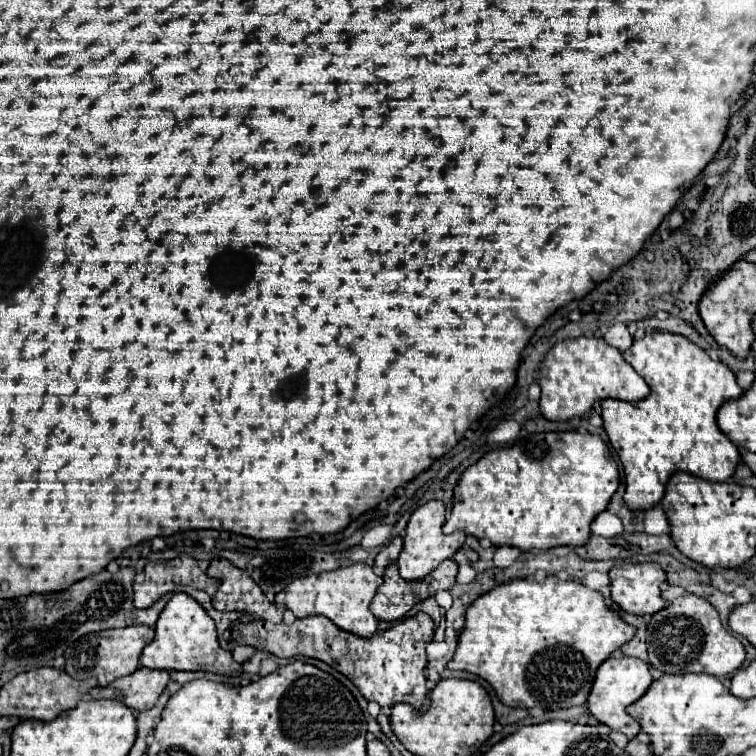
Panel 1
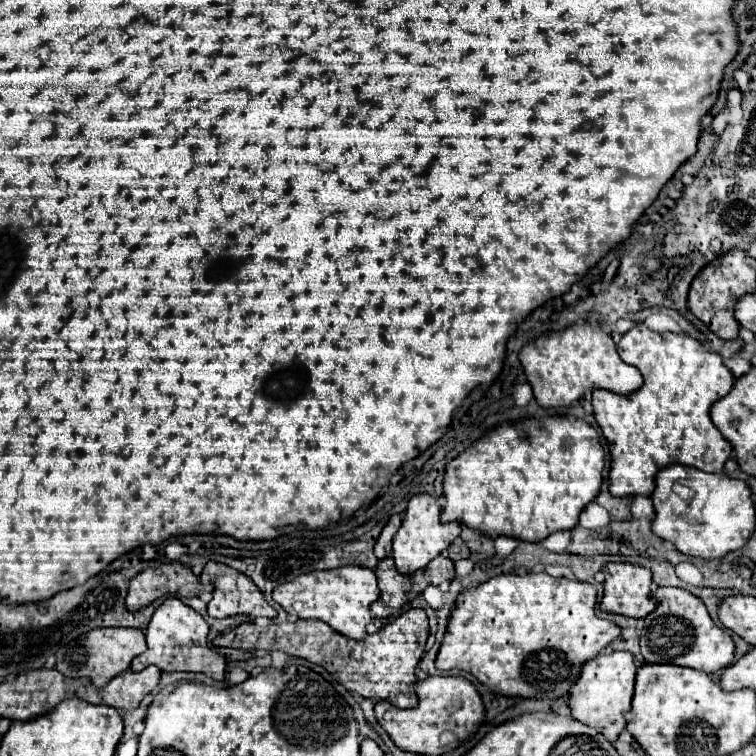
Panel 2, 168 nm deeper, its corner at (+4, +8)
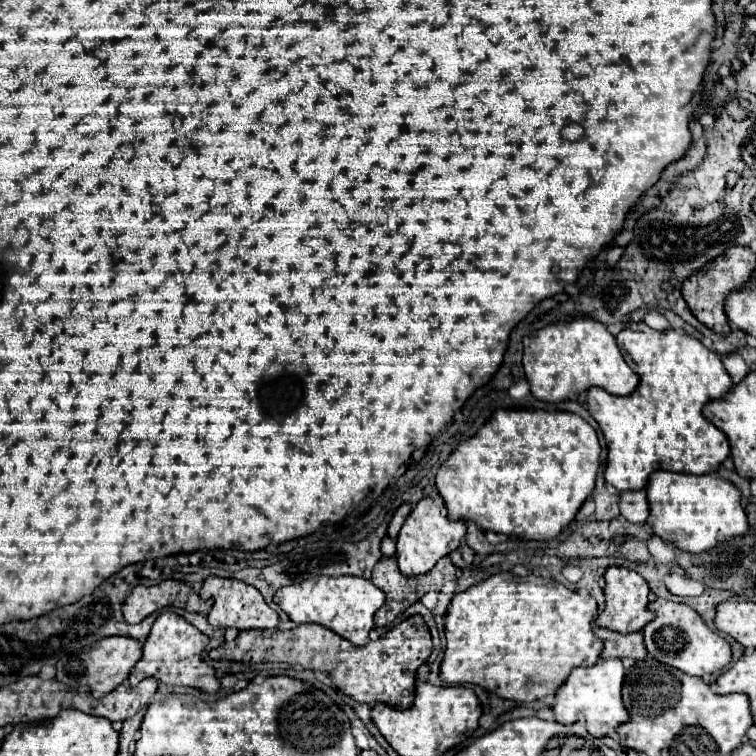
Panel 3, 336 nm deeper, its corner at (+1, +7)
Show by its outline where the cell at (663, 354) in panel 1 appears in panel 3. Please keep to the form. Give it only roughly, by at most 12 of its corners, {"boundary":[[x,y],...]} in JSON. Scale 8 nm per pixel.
{"boundary":[[674,329],[616,341],[640,385],[588,389],[606,483],[714,473],[730,443],[702,409],[732,389]]}

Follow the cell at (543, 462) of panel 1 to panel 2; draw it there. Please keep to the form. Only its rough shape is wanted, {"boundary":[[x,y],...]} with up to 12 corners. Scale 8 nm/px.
{"boundary":[[581,418],[503,422],[445,466],[455,520],[577,526],[605,452]]}

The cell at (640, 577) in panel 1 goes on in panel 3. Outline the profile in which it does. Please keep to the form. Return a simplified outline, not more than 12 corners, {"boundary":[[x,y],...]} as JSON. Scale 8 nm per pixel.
{"boundary":[[626,567],[604,575],[600,627],[640,631],[654,619],[650,587]]}

